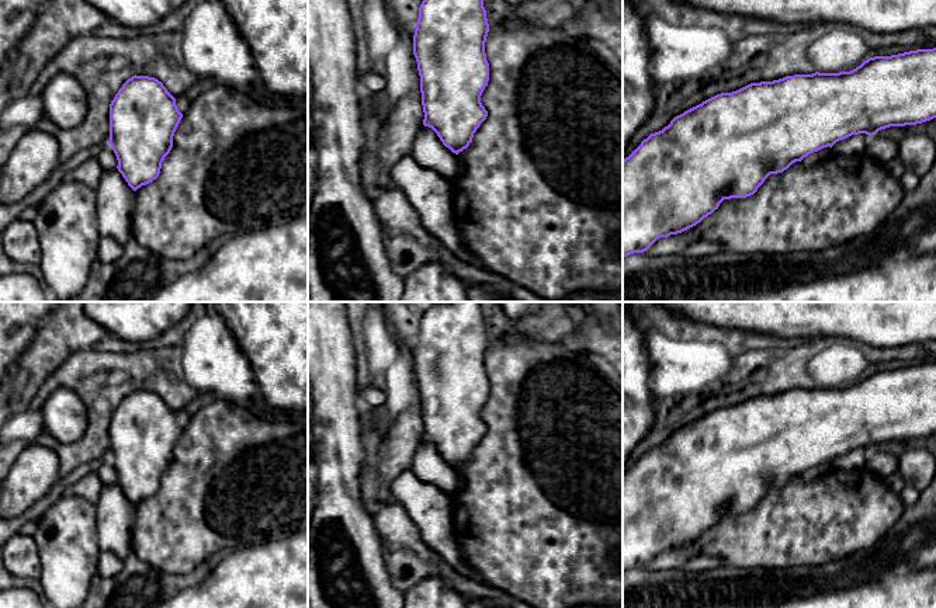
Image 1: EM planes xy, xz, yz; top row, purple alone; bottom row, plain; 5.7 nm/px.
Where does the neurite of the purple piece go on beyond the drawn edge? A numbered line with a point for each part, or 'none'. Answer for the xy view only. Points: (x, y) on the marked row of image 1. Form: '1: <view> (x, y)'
none

